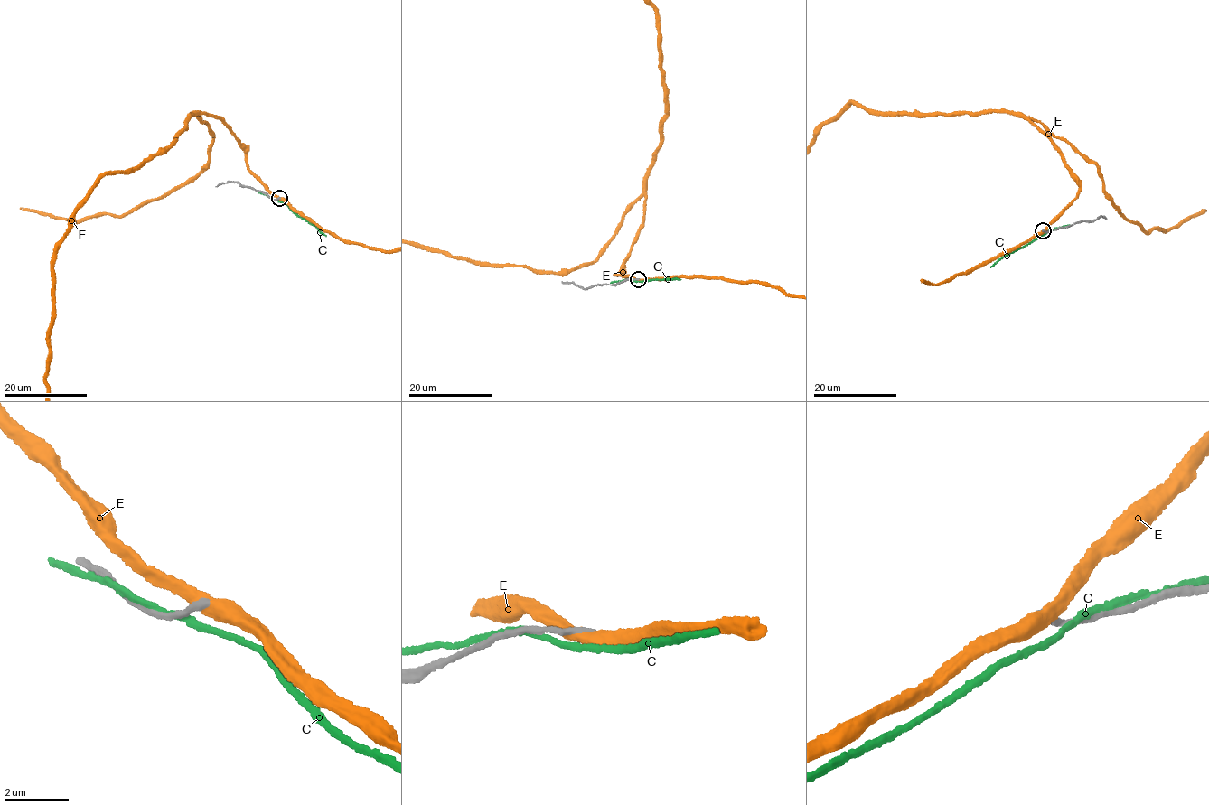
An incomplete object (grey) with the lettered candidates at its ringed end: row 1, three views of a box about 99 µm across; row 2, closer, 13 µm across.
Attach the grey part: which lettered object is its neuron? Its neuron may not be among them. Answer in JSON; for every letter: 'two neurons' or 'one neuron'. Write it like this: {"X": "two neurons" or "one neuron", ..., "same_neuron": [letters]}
{"C": "two neurons", "E": "two neurons", "same_neuron": []}

